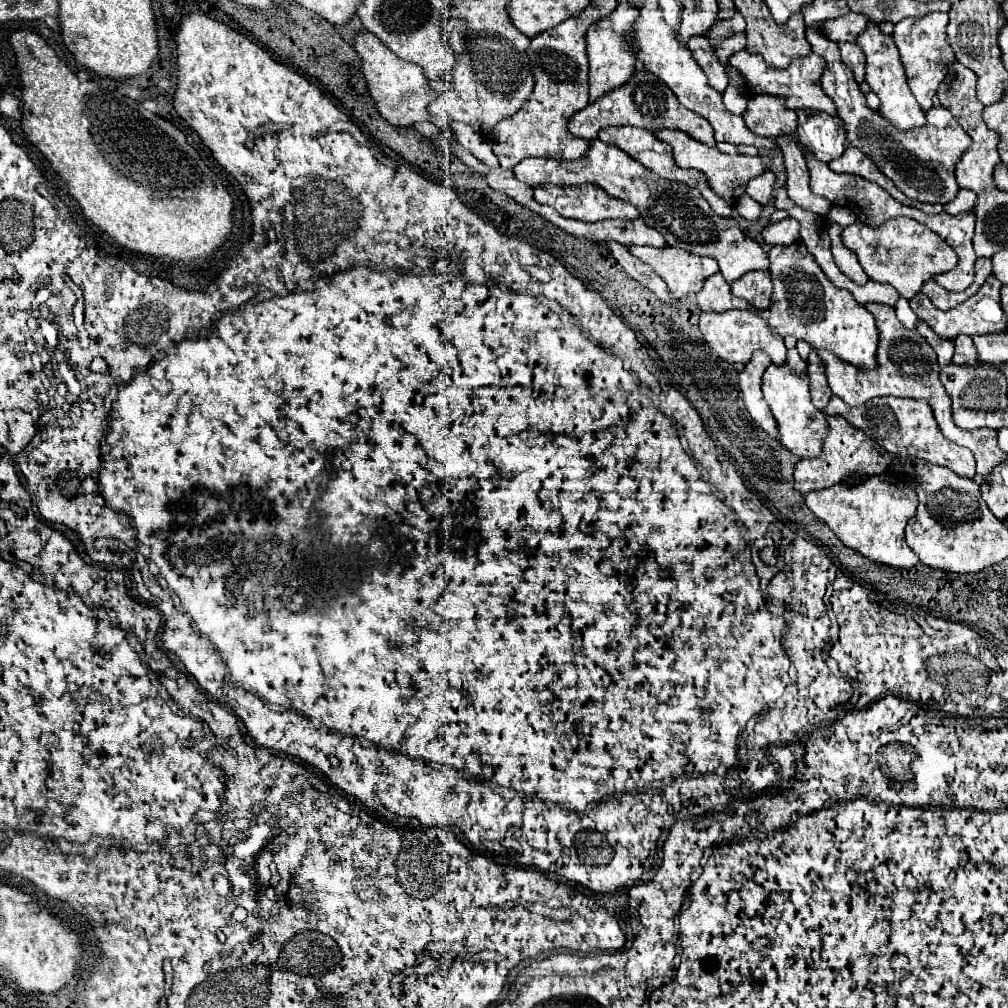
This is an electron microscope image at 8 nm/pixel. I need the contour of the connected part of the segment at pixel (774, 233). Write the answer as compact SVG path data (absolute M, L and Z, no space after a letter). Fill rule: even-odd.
M784 219L765 227L761 234L767 245L793 245L799 241L799 223L795 219Z

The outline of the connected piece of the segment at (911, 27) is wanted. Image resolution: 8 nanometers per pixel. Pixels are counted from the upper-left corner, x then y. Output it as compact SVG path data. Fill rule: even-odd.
M931 13L921 19L907 17L895 25L893 41L901 55L901 63L905 65L909 89L915 95L915 99L919 101L923 111L929 111L933 107L931 99L933 99L939 83L947 75L947 67L955 63L955 55L951 53L951 47L947 45L945 27L947 27L947 13Z

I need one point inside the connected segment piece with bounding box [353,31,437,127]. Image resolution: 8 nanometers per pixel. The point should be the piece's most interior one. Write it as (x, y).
(401, 94)

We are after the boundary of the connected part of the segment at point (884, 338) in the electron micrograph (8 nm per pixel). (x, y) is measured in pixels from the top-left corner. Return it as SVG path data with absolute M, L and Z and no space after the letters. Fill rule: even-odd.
M871 303L865 305L869 309L869 313L875 317L877 321L877 329L879 329L879 347L877 347L877 369L873 371L863 371L857 369L851 363L845 363L843 359L835 357L831 351L819 349L819 357L825 365L825 375L829 381L829 387L835 395L839 395L847 405L857 407L867 403L873 397L881 397L881 395L893 395L893 397L909 397L909 399L923 399L931 405L935 421L941 429L941 433L961 445L973 451L975 461L977 461L977 473L981 473L983 477L987 477L991 473L991 469L999 463L1003 463L1003 459L1007 457L1007 453L1003 453L993 439L993 433L983 435L981 431L967 431L967 429L959 429L953 423L951 417L951 399L947 397L941 381L939 381L939 365L937 365L937 357L935 351L931 349L931 345L927 345L927 341L923 341L923 337L919 337L919 333L911 333L909 329L905 329L903 323L897 321L895 317L895 309L889 305L879 305L879 303Z

